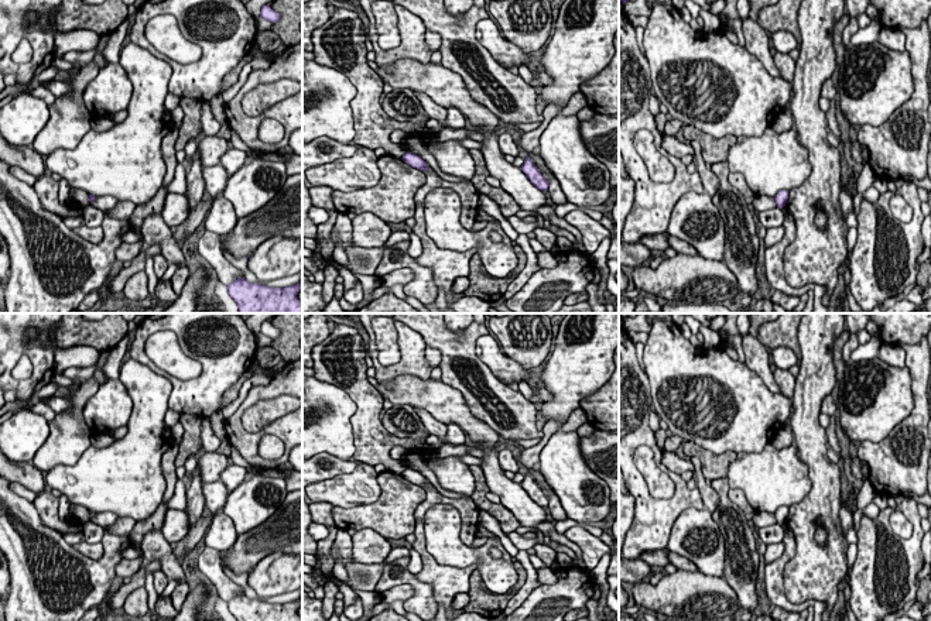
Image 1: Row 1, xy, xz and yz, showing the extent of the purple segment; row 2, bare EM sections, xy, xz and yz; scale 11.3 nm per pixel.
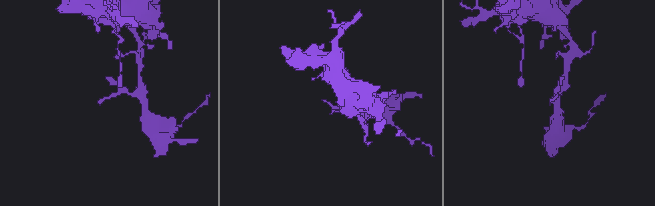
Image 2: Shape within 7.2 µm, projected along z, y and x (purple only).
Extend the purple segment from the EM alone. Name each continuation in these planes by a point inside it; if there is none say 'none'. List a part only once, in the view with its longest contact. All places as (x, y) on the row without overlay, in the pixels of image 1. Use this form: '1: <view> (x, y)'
none

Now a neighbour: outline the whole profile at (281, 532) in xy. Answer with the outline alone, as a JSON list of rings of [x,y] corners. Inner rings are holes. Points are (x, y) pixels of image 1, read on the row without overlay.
[[[302,490],[288,493],[274,515],[257,528],[237,535],[232,548],[233,550],[220,559],[222,566],[235,574],[250,572],[263,557],[271,553],[294,553],[302,557]]]

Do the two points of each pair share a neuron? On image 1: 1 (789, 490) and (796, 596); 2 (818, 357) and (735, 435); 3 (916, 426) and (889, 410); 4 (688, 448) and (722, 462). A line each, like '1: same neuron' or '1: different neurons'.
1: different neurons
2: different neurons
3: different neurons
4: same neuron

